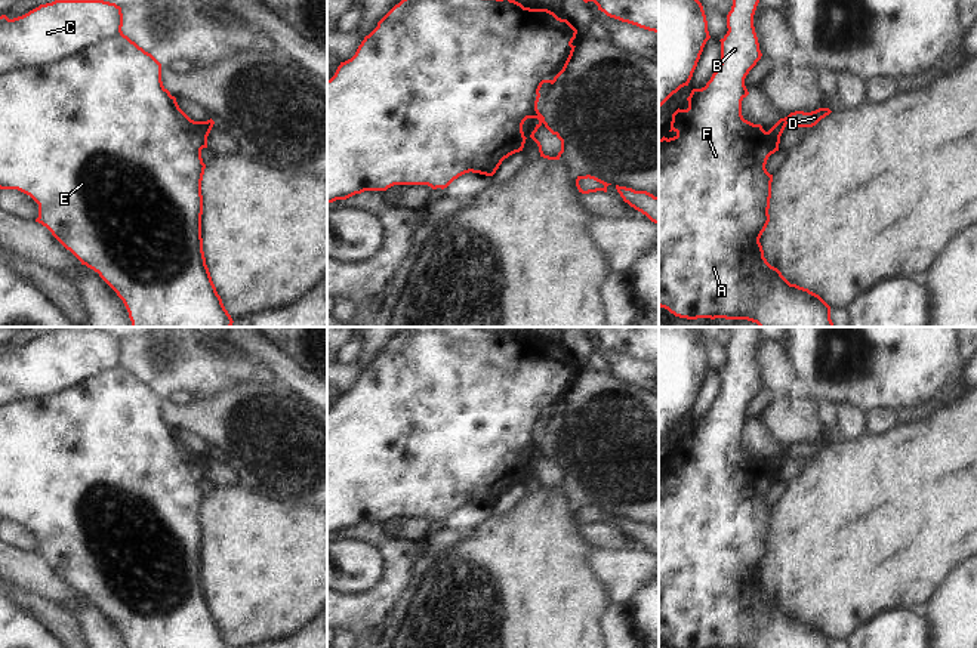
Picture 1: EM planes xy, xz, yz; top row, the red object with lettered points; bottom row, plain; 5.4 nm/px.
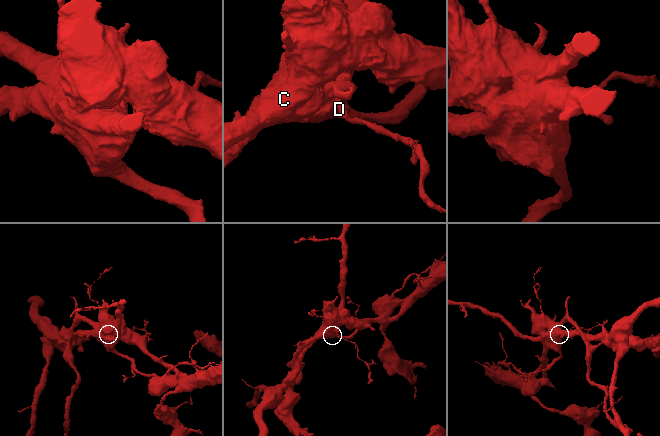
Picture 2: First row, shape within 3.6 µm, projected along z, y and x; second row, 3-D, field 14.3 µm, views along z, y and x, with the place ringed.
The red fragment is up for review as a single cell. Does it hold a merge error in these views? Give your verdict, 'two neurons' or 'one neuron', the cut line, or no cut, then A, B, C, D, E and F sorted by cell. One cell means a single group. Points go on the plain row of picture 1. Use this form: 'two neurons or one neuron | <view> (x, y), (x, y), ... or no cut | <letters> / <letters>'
two neurons | xz (544, 450), (539, 454) | A B C E F / D

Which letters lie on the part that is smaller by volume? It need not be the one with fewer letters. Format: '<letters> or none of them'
D

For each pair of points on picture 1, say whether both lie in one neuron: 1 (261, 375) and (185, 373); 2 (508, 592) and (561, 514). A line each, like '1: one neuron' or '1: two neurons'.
1: one neuron
2: one neuron

